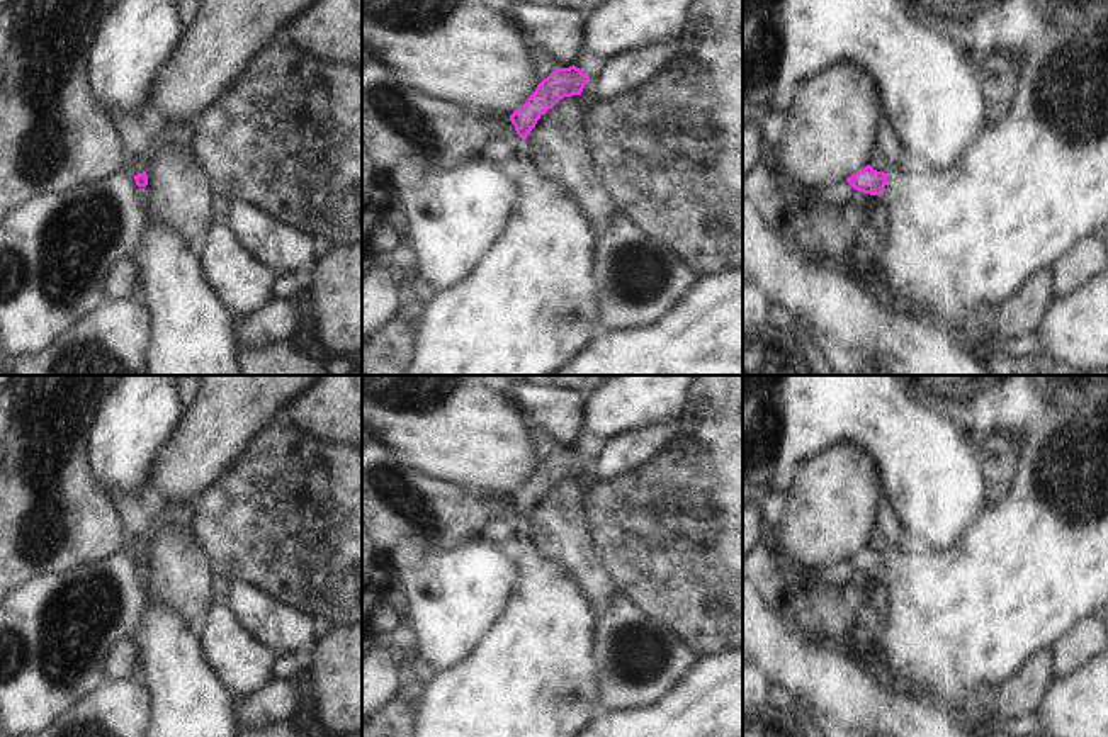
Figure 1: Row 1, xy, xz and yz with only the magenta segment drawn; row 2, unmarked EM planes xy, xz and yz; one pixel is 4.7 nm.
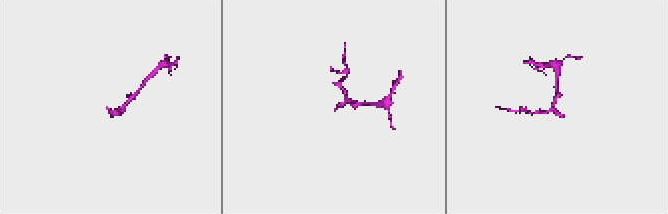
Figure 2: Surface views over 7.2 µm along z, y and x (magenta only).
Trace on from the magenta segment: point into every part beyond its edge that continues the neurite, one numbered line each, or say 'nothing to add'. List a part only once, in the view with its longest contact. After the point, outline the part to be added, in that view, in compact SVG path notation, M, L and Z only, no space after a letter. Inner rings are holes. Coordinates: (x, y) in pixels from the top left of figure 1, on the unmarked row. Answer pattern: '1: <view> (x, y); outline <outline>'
1: yz (961, 620); outline M1108 396L1081 406L1057 404L1050 411L1050 419L1021 436L1016 436L1018 467L1015 481L1003 501L986 508L964 538L945 550L909 547L904 550L889 549L882 581L889 591L889 610L884 622L872 628L879 645L879 655L872 667L880 681L901 693L940 700L947 710L964 723L975 722L989 703L984 700L984 689L999 689L1015 678L1032 655L1043 649L1054 649L1062 635L1084 622L1086 616L1103 613L1108 605Z

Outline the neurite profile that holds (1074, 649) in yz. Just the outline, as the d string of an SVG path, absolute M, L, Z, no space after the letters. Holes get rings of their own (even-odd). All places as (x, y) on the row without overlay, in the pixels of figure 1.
M1105 611L1084 618L1062 635L1054 647L1057 666L1054 676L1066 676L1088 664L1096 654L1108 649L1108 630L1105 625Z

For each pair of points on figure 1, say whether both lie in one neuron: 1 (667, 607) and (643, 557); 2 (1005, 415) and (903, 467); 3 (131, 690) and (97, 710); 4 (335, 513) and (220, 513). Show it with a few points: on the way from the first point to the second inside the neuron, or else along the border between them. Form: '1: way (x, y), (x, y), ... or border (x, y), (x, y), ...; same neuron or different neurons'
1: way (667, 595), (667, 581), (655, 569); same neuron
2: border (933, 411), (977, 440); different neurons
3: way (123, 698), (111, 710), (106, 710); same neuron
4: way (306, 513), (248, 513); same neuron

